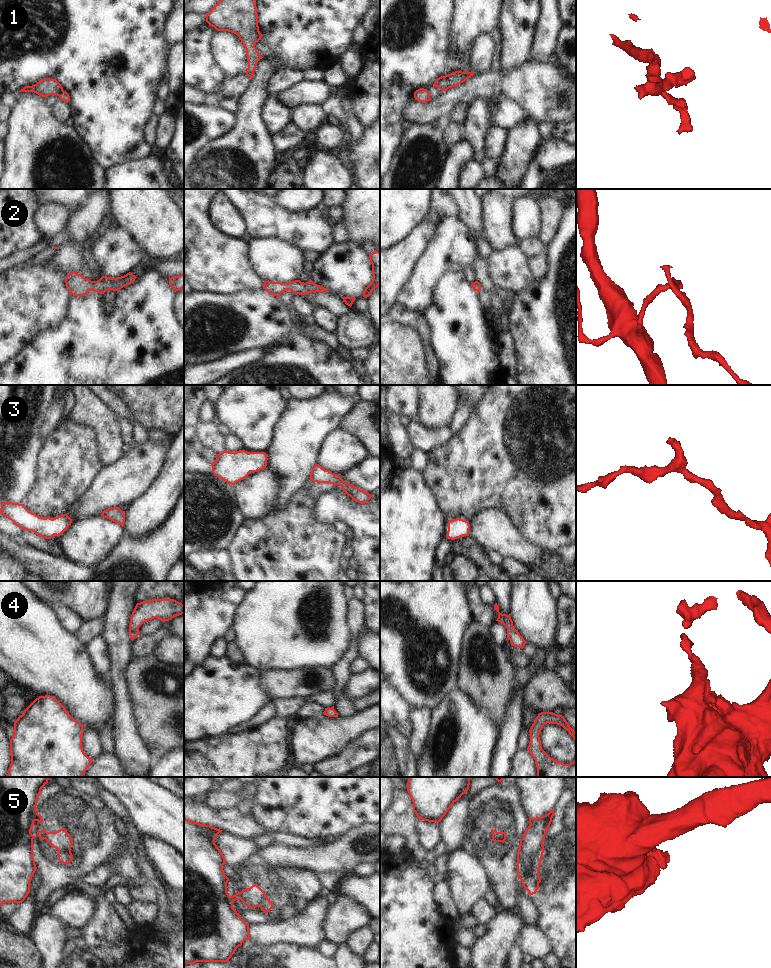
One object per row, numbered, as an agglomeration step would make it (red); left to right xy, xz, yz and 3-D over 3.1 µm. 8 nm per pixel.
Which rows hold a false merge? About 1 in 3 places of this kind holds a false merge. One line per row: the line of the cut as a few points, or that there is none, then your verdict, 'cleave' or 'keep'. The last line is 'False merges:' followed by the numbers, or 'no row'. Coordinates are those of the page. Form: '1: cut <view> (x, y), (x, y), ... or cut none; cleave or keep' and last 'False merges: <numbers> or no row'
1: cut xy (62, 89), (57, 95); cleave
2: cut none; keep
3: cut none; keep
4: cut none; keep
5: cut xz (240, 892), (241, 899); cleave
False merges: 1, 5

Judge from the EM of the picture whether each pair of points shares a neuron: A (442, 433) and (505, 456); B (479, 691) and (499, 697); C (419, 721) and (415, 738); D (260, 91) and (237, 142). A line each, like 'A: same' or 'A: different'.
A: different
B: same
C: same
D: same

